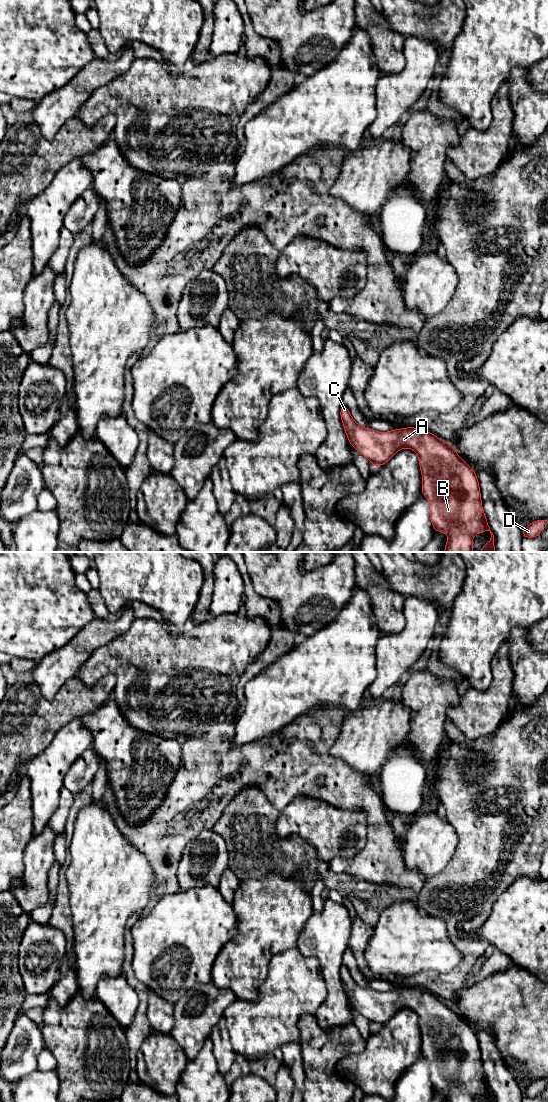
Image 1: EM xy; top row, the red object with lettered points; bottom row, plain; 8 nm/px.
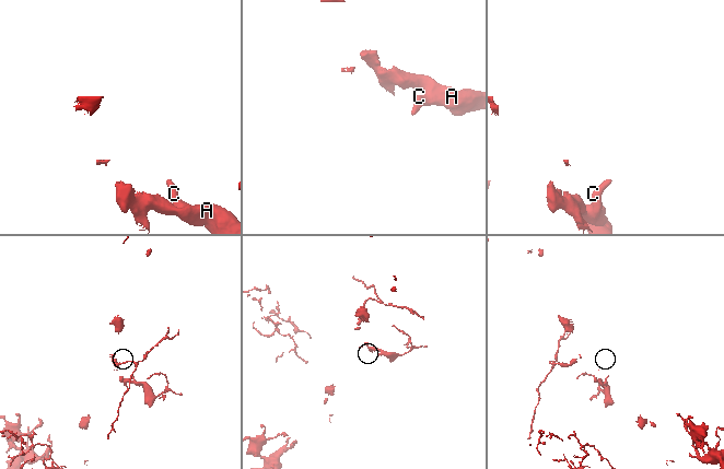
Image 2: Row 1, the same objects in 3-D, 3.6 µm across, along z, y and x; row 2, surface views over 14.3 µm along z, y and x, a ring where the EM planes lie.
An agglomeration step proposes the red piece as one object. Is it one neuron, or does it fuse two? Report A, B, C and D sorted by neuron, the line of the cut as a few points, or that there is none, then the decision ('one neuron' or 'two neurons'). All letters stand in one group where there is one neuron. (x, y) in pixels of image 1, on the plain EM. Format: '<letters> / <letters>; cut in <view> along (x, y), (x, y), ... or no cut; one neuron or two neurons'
A B C D; no cut; one neuron

